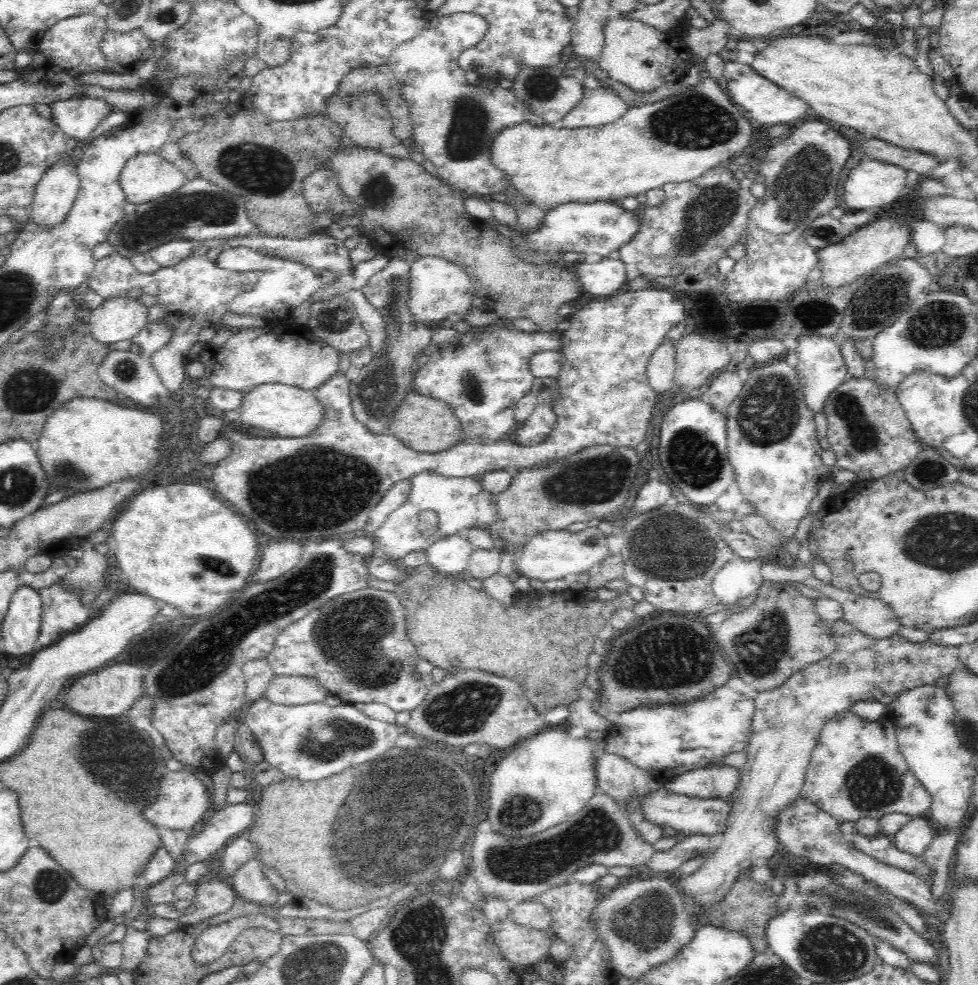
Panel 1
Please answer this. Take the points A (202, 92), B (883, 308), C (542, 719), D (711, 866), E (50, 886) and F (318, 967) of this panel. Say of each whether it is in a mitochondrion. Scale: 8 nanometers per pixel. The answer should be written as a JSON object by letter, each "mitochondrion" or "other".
{"A":"other","B":"mitochondrion","C":"other","D":"other","E":"mitochondrion","F":"mitochondrion"}

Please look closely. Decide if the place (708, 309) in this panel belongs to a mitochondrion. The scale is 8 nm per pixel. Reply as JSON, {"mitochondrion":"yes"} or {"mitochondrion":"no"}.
{"mitochondrion":"no"}

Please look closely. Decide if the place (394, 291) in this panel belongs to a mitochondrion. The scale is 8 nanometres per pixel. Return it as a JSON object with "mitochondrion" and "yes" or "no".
{"mitochondrion":"yes"}

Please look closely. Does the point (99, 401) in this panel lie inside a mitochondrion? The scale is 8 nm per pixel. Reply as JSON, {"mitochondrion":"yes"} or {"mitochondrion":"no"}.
{"mitochondrion":"no"}

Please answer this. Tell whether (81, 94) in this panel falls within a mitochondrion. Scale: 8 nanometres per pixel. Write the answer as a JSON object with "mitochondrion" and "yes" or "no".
{"mitochondrion":"no"}

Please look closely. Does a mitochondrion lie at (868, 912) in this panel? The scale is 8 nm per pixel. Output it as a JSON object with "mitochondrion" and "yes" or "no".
{"mitochondrion":"yes"}

